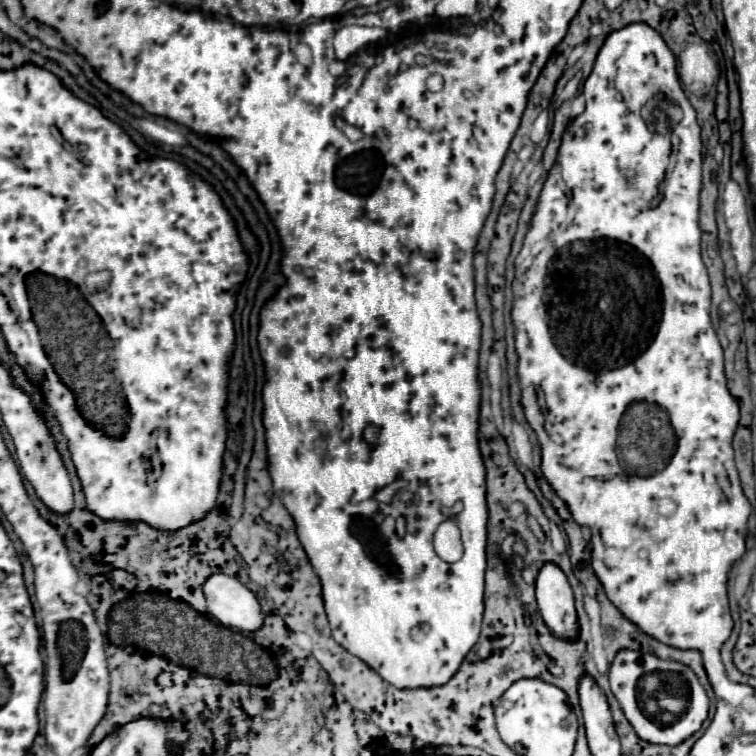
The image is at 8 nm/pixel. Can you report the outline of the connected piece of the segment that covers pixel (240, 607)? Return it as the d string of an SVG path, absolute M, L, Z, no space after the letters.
M224 573L210 575L204 583L208 613L224 627L258 631L264 625L264 611L258 597L238 579Z

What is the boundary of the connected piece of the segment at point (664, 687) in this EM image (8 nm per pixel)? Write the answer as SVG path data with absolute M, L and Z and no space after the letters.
M622 649L610 665L610 689L636 735L648 743L674 747L696 733L708 717L708 695L704 687L694 671L680 661Z

